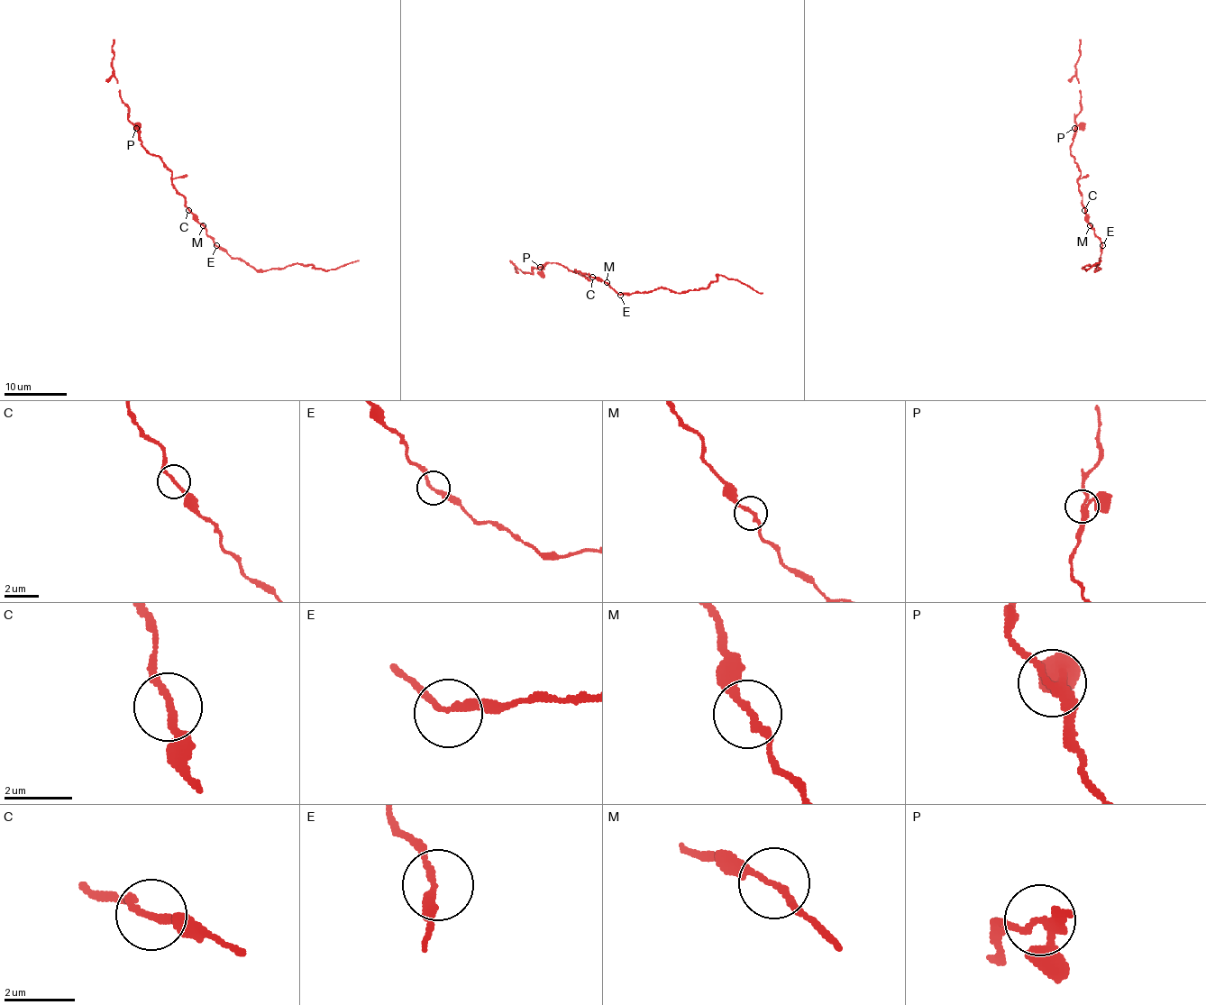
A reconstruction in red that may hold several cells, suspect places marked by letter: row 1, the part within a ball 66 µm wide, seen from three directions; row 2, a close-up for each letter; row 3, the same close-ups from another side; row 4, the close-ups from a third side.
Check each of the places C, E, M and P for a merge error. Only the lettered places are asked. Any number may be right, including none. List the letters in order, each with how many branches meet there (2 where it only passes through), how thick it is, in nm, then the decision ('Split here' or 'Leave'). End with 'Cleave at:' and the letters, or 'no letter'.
C: Branches: 2. Thickness 170 nm. Leave
E: Branches: 2. Thickness 200 nm. Leave
M: Branches: 2. Thickness 190 nm. Leave
P: Branches: 3. Thickness 200 nm. Leave
Cleave at: no letter

